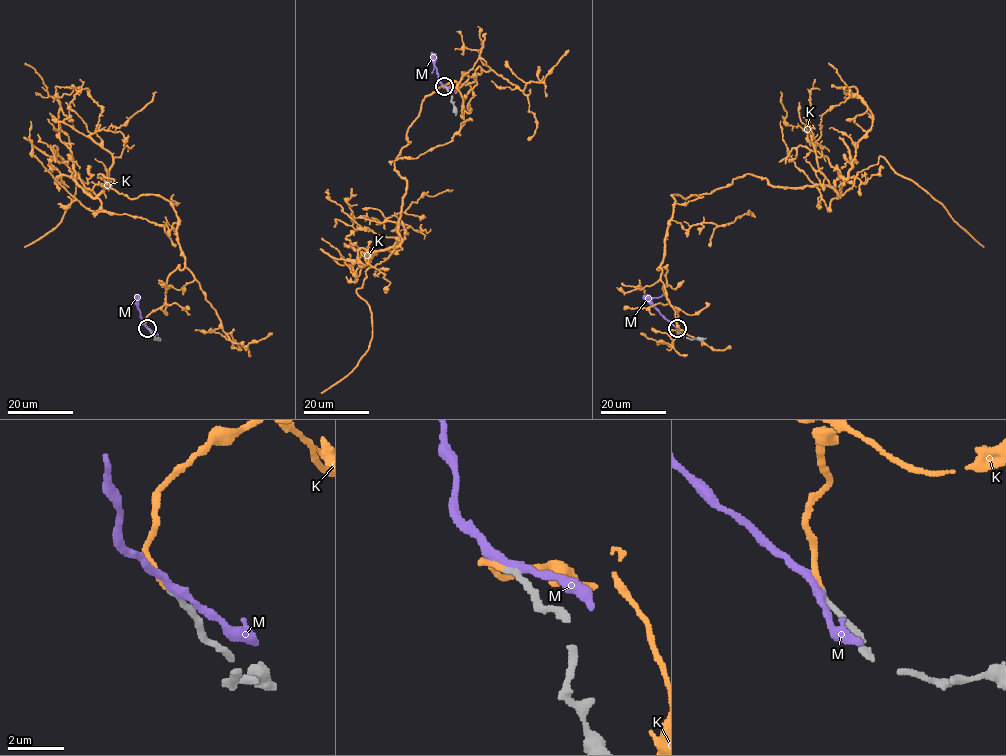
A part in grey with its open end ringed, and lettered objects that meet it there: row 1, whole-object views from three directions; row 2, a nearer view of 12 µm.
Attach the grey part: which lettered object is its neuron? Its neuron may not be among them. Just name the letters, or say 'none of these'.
K

